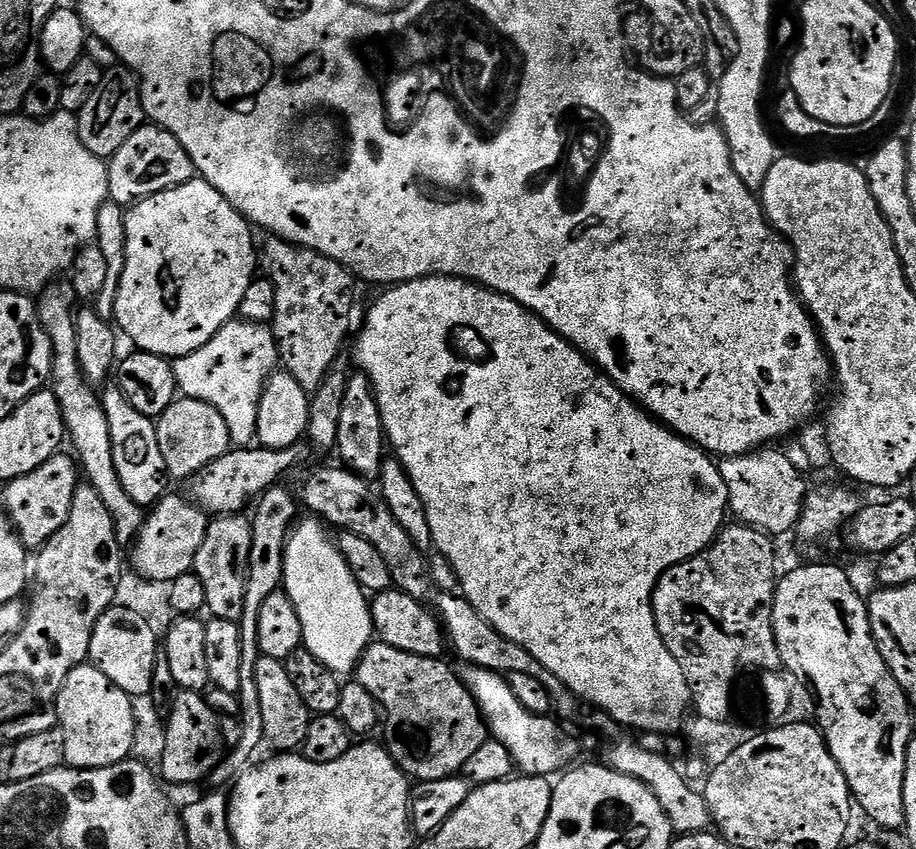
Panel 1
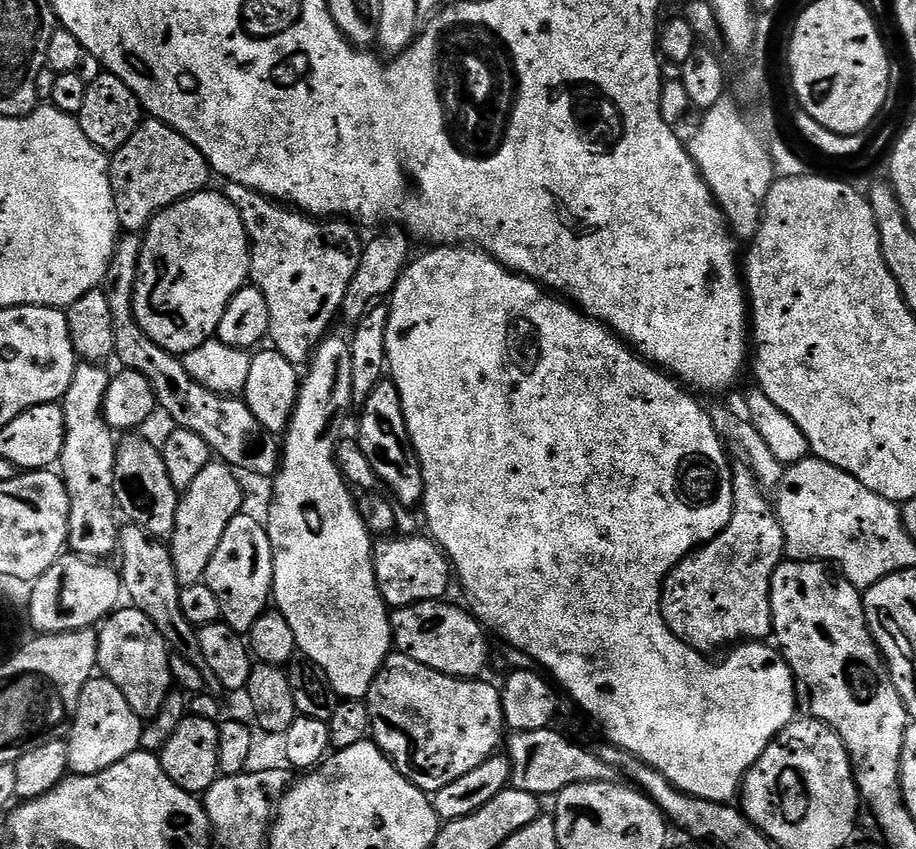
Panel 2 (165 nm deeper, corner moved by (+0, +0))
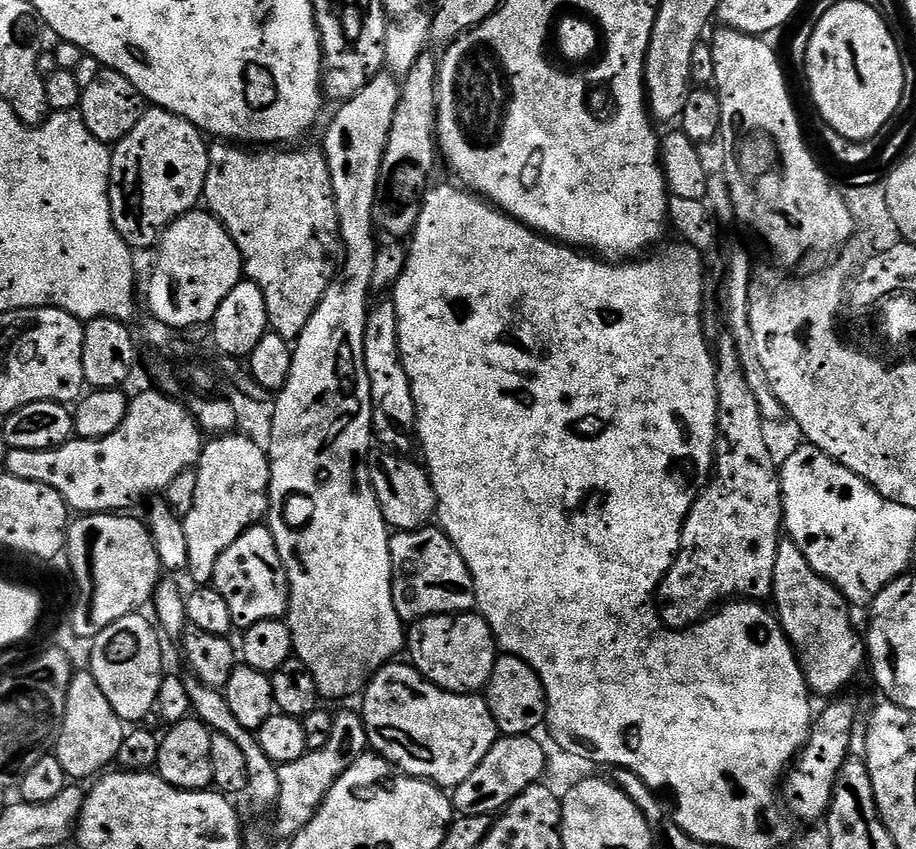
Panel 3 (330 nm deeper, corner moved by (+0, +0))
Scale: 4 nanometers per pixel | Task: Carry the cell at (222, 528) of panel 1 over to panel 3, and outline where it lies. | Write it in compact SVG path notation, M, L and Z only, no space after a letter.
M267 526L246 529L218 558L211 587L222 594L237 629L247 630L258 622L281 619L288 611L288 579L278 546Z

